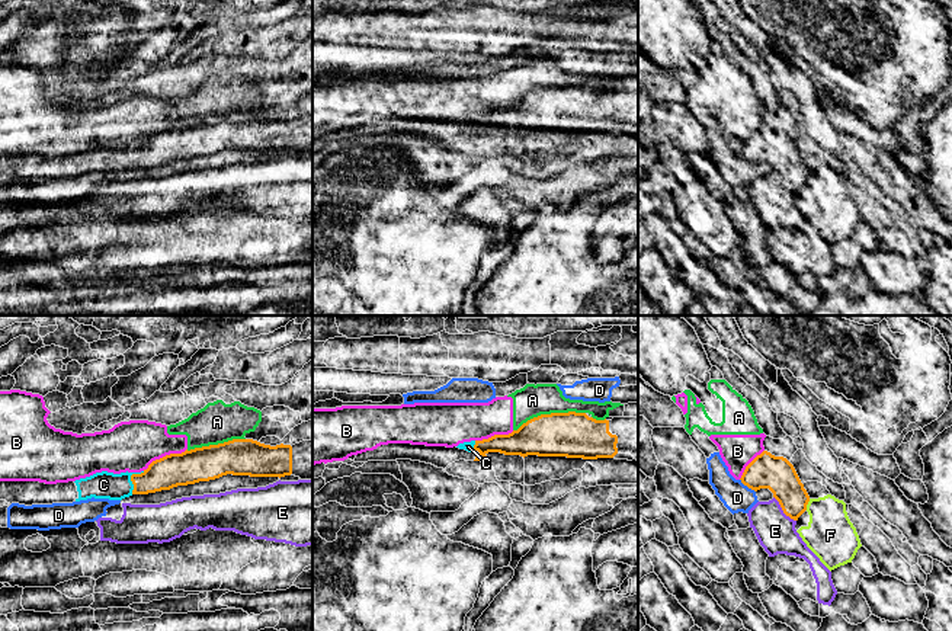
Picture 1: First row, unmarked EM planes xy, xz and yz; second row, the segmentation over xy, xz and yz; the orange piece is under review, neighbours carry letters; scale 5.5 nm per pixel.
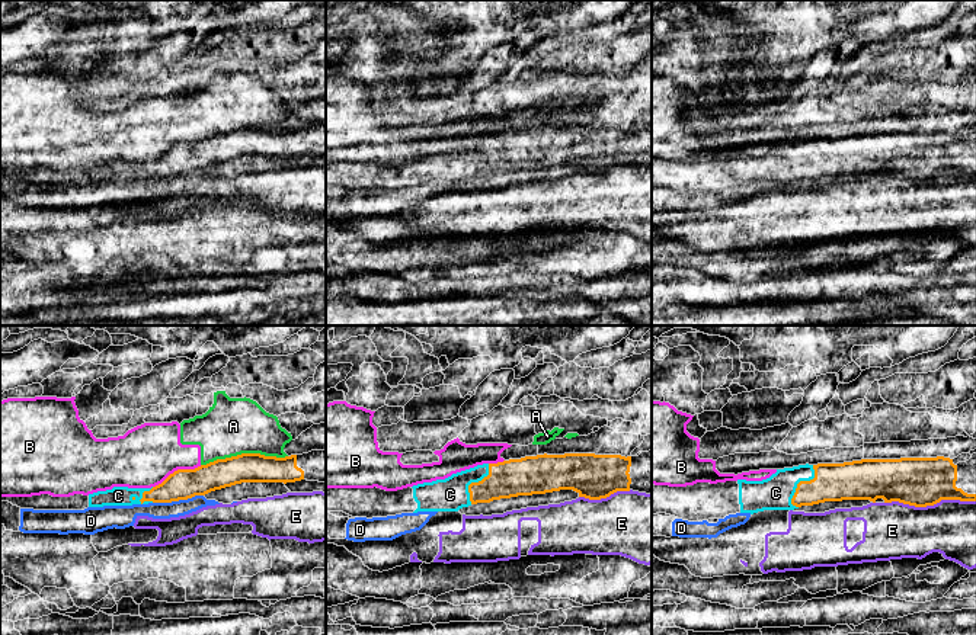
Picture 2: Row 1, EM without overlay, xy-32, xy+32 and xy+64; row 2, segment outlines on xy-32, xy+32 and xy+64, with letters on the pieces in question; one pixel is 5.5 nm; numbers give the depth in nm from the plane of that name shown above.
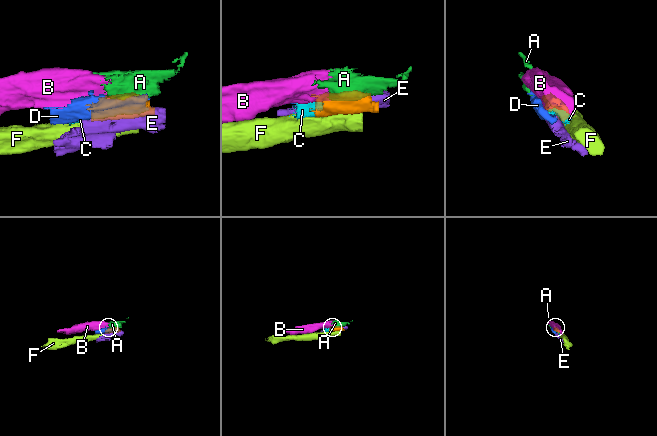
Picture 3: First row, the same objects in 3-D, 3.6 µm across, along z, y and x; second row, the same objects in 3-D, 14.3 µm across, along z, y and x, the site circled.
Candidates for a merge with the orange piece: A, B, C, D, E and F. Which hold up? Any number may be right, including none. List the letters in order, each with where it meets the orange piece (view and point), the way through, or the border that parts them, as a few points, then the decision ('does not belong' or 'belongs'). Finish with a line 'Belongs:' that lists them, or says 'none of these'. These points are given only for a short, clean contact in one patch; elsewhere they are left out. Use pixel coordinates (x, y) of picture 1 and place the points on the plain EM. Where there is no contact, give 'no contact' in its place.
A: meets orange in xz at (548, 89); does not belong
B: meets orange in xy at (166, 130); border along xy (186, 122), (178, 128), (166, 128), (156, 133), (143, 144); does not belong
C: meets orange in xy at (131, 153); belongs
D: meets orange in yz at (747, 160); does not belong
E: meets orange in yz at (782, 183); does not belong
F: meets orange in yz at (807, 178); does not belong
Belongs: C

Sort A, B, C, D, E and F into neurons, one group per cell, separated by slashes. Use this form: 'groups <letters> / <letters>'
groups A B / C / D / E / F

